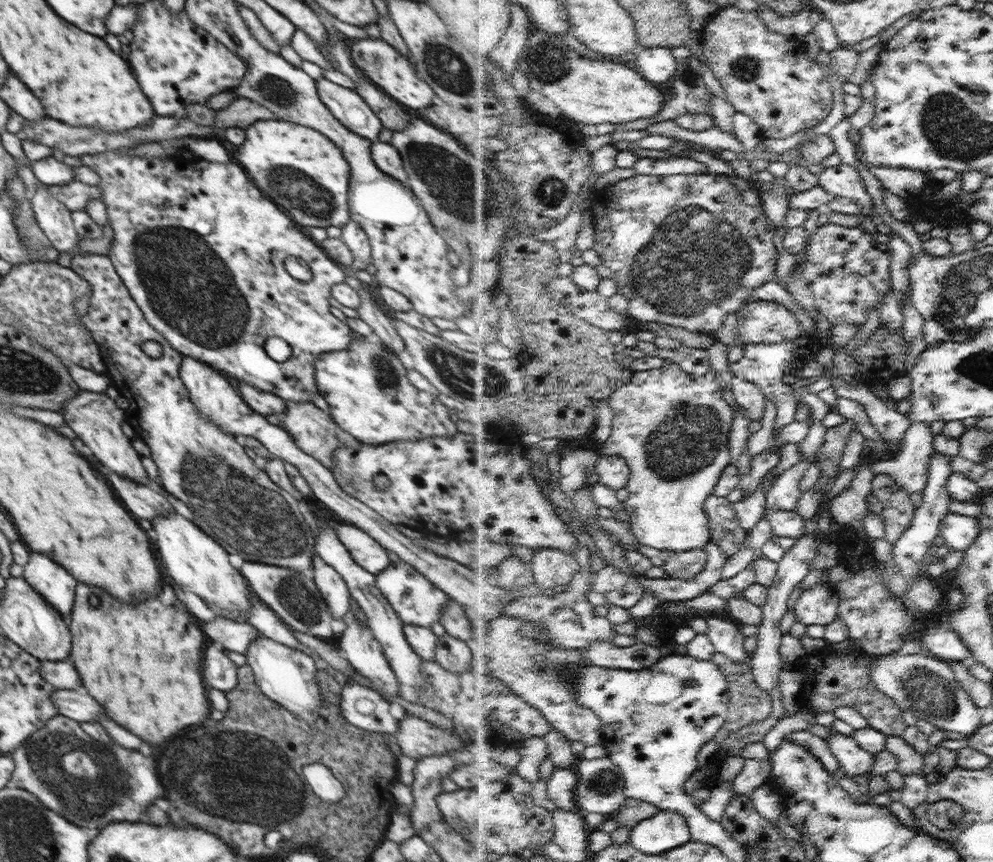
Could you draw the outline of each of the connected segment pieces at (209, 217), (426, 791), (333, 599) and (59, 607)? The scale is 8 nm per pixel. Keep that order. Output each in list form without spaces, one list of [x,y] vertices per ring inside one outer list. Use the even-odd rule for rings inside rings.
[[[120,148],[76,158],[96,170],[100,175],[101,183],[96,186],[102,191],[102,202],[106,205],[107,216],[110,218],[114,230],[114,241],[108,255],[131,298],[140,307],[146,322],[183,356],[192,356],[196,360],[202,360],[218,371],[224,370],[224,372],[235,376],[240,382],[243,381],[258,390],[275,394],[285,401],[312,403],[314,396],[319,394],[315,379],[315,360],[325,352],[346,350],[353,340],[350,327],[330,313],[330,303],[328,303],[328,299],[331,298],[332,286],[344,282],[348,271],[331,259],[317,242],[305,236],[298,229],[298,225],[294,224],[294,221],[290,220],[290,217],[286,216],[286,213],[282,212],[277,204],[267,198],[256,184],[248,179],[246,171],[235,161],[214,163],[201,158],[184,160],[174,156],[138,157],[136,150],[130,148]],[[290,256],[302,258],[308,263],[308,266],[311,266],[313,277],[310,282],[296,280],[284,270],[284,260]],[[273,336],[283,338],[291,346],[291,357],[283,363],[272,360],[265,351],[266,339]]]
[[[448,755],[424,756],[414,767],[411,792],[415,806],[410,810],[411,821],[418,835],[424,835],[428,826],[435,827],[442,818],[435,798],[443,792],[442,779],[448,779],[451,770],[467,762]]]
[[[317,555],[312,556],[312,571],[315,585],[326,601],[332,616],[336,620],[344,618],[350,608],[351,592],[346,582],[334,568],[322,561]]]
[[[33,551],[29,554],[30,560],[23,566],[21,577],[63,617],[69,618],[79,582],[48,556]]]

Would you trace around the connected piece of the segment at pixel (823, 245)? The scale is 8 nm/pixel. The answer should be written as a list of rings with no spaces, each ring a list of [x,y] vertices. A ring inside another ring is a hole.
[[[831,222],[818,228],[812,235],[812,242],[806,253],[802,254],[802,259],[798,262],[791,283],[786,290],[804,310],[809,312],[812,318],[815,318],[816,312],[820,311],[833,327],[844,321],[862,328],[863,324],[869,321],[870,311],[884,308],[889,290],[894,288],[891,273],[892,257],[890,245],[876,240],[873,233],[863,228],[849,228]]]

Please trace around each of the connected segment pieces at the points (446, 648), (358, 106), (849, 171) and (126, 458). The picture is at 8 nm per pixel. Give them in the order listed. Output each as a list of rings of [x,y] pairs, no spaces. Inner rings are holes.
[[[445,634],[437,638],[434,660],[447,671],[461,674],[471,671],[475,657],[464,641]]]
[[[324,77],[314,82],[320,100],[346,128],[372,142],[378,140],[385,126],[360,95]]]
[[[841,163],[826,169],[821,175],[821,185],[832,194],[858,202],[863,208],[862,214],[869,216],[874,208],[874,200],[868,194],[868,186],[858,168]]]
[[[81,390],[72,400],[67,400],[60,412],[64,415],[67,425],[74,430],[78,438],[112,472],[137,483],[149,478],[142,461],[140,461],[142,456],[132,447],[132,439],[122,432],[121,424],[126,414],[124,411],[118,411],[115,400],[95,392]]]

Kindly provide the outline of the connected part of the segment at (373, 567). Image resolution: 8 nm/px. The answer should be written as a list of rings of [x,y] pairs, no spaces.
[[[338,524],[337,532],[354,562],[367,572],[377,575],[391,564],[385,548],[360,528]]]

